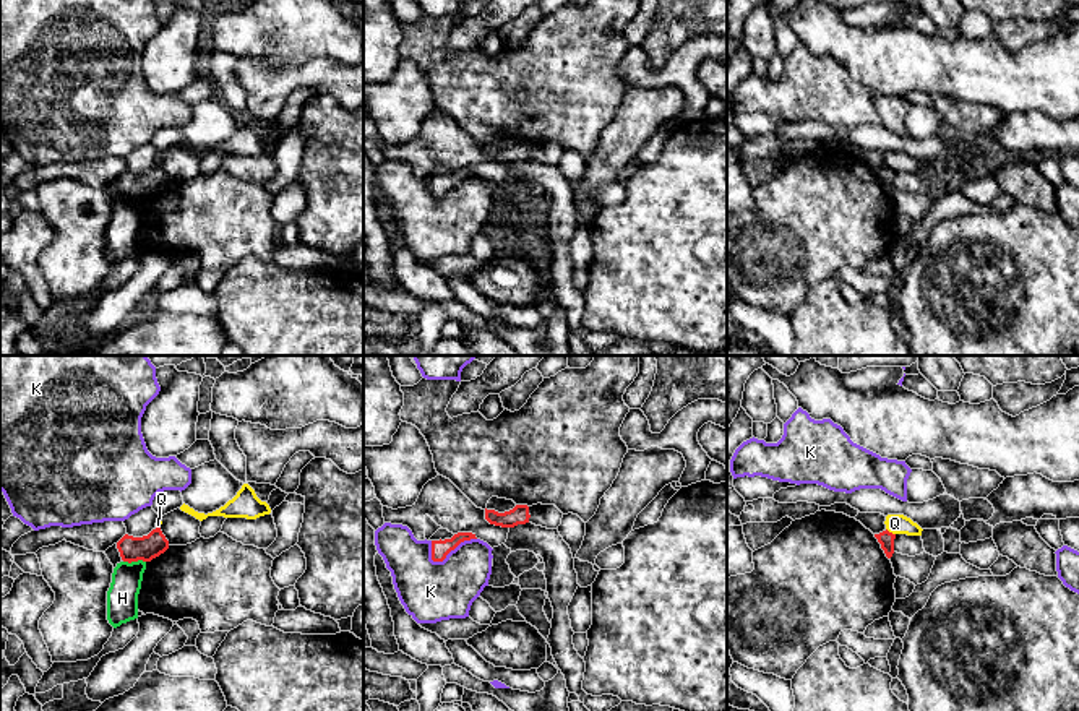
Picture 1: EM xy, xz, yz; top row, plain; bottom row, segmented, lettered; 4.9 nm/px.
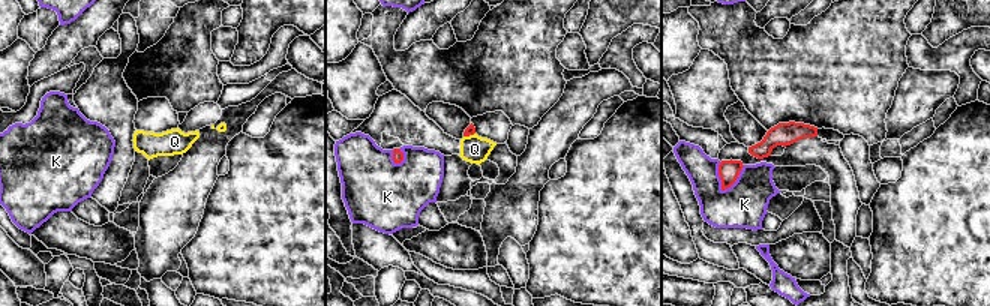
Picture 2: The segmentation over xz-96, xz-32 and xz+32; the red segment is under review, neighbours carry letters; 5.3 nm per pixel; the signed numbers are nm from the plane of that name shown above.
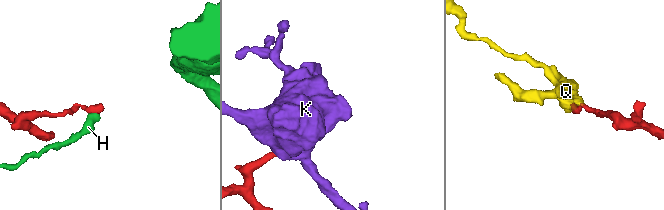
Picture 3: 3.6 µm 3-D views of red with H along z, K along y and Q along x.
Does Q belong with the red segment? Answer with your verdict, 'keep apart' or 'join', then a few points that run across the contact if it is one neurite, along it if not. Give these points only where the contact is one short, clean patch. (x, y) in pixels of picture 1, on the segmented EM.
keep apart; line yz (886, 528), (894, 534)

